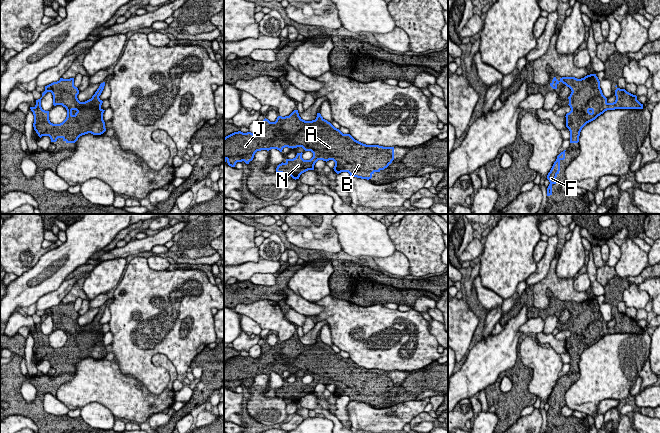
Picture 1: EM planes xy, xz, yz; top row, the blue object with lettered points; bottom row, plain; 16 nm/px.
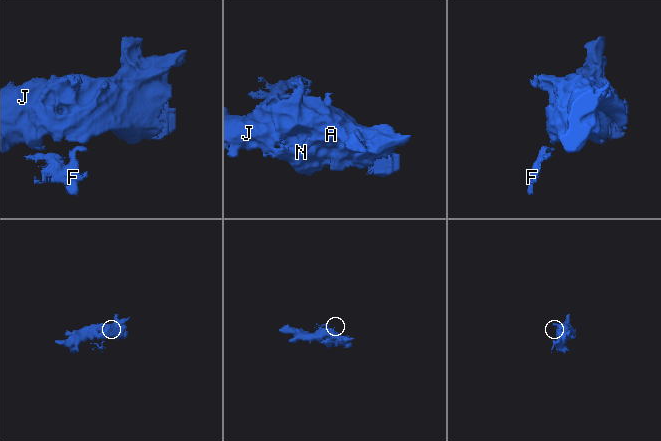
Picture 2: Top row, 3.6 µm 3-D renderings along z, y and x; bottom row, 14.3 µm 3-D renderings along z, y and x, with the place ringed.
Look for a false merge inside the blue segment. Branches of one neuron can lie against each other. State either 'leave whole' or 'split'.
leave whole

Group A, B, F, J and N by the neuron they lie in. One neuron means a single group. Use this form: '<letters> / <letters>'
A B F J N

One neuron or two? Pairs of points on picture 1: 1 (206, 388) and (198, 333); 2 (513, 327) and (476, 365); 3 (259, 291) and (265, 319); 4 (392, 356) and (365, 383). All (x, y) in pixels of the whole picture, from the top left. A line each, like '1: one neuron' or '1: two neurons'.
1: two neurons
2: one neuron
3: two neurons
4: two neurons

